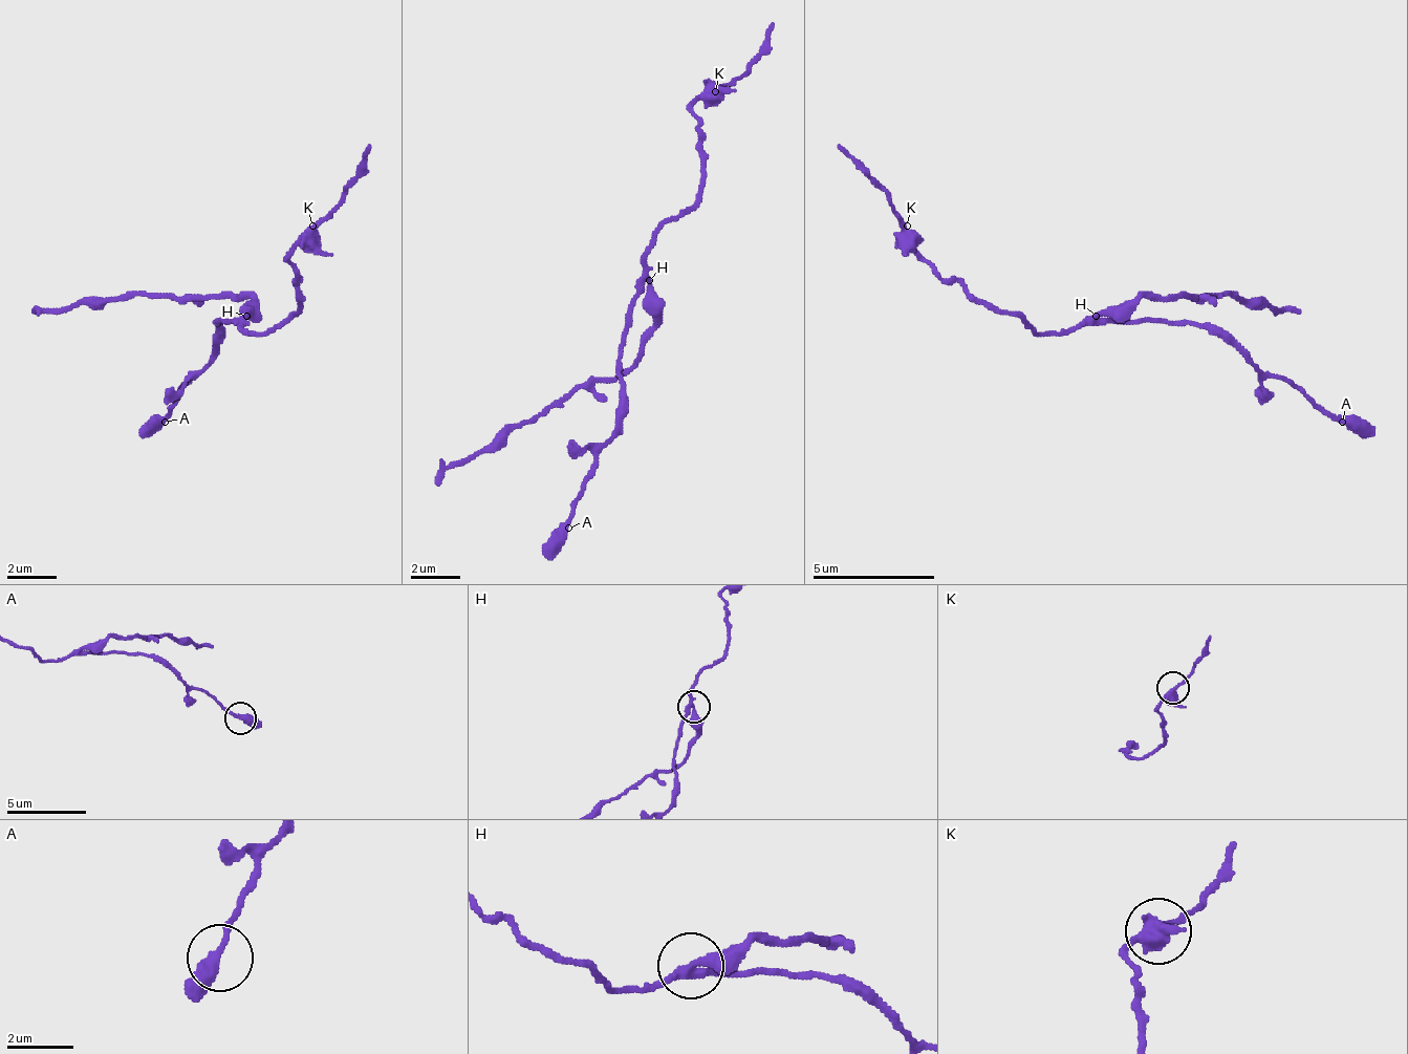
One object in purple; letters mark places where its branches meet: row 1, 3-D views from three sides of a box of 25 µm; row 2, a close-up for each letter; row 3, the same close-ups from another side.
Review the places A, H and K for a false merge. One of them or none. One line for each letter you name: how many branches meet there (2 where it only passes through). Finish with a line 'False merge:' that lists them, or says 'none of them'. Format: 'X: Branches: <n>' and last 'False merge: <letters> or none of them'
H: Branches: 3
False merge: H

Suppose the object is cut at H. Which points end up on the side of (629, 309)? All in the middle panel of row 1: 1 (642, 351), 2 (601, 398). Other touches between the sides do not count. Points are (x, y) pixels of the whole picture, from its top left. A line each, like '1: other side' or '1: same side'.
1: other side
2: other side

